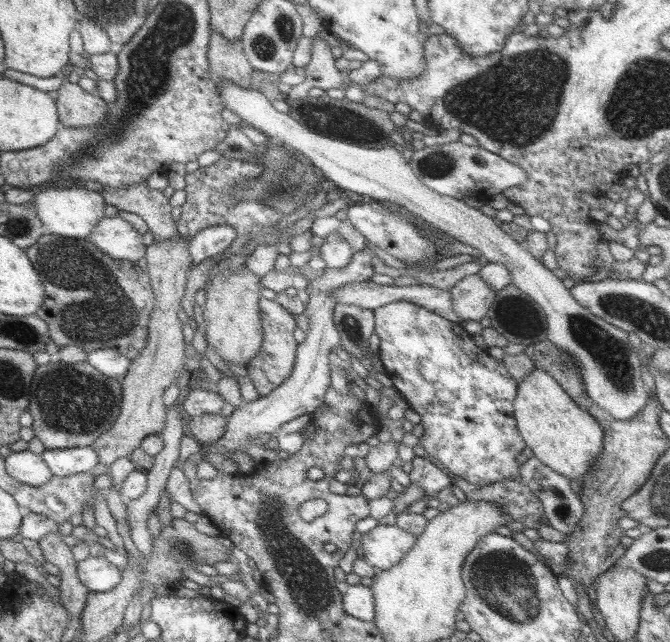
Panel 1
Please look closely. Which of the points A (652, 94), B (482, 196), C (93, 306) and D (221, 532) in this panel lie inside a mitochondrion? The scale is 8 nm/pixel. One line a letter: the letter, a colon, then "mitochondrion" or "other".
A: mitochondrion
B: other
C: mitochondrion
D: other

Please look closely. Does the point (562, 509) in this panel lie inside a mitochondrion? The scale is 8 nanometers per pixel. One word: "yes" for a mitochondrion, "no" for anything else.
yes

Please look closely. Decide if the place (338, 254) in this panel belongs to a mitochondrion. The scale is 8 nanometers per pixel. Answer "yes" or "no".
no

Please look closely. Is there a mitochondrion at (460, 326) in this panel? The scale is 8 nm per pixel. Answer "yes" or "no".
no

